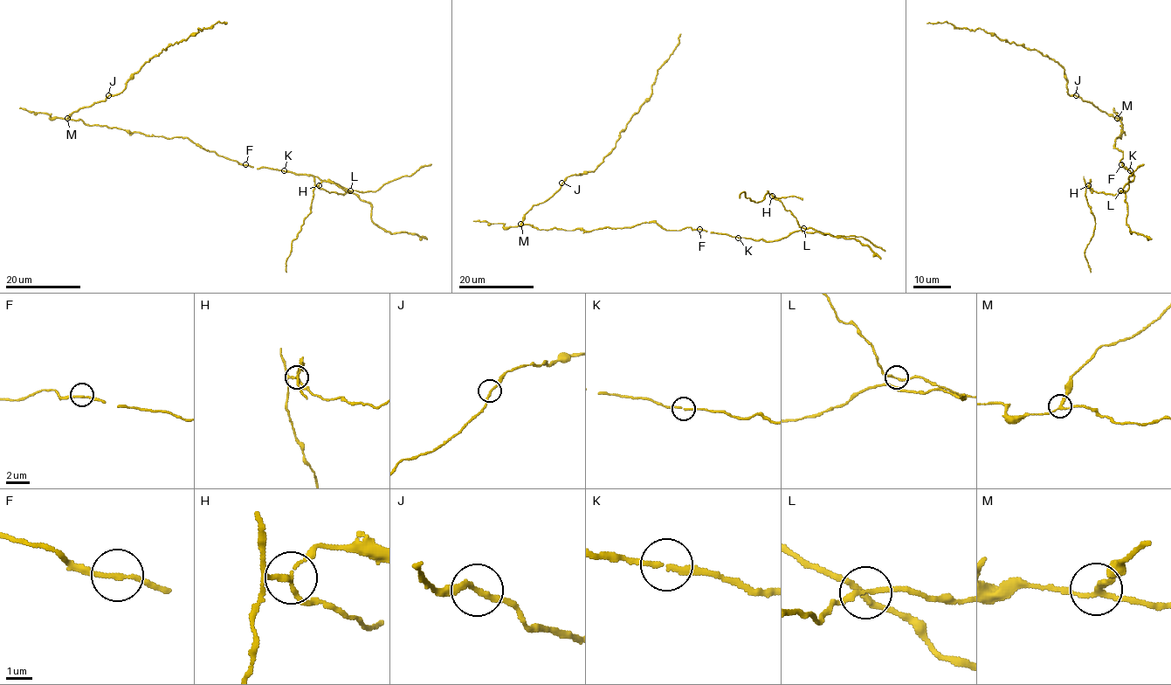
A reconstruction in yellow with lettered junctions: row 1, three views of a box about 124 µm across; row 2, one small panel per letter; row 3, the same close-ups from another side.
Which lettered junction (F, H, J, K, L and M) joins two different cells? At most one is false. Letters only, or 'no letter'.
H

